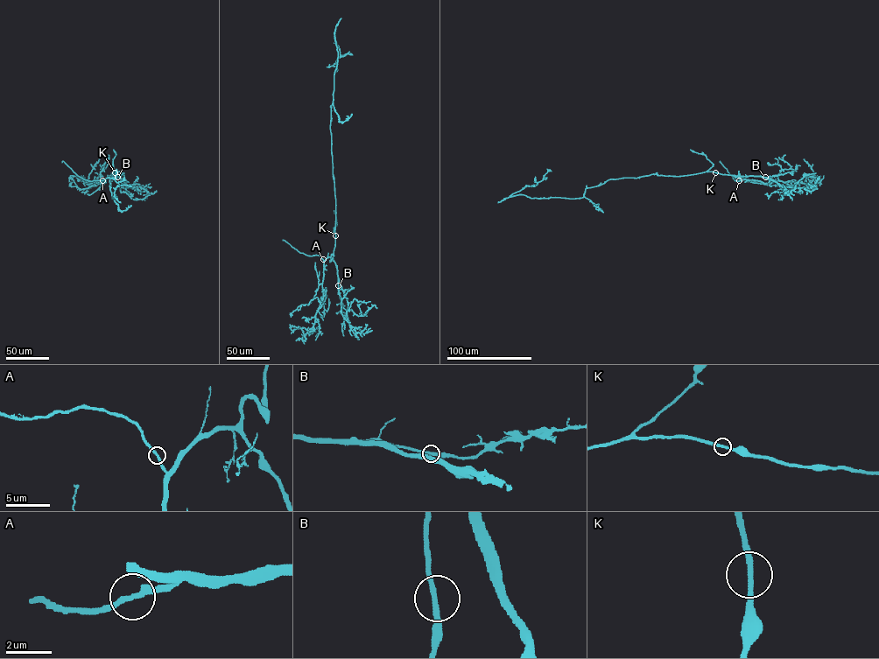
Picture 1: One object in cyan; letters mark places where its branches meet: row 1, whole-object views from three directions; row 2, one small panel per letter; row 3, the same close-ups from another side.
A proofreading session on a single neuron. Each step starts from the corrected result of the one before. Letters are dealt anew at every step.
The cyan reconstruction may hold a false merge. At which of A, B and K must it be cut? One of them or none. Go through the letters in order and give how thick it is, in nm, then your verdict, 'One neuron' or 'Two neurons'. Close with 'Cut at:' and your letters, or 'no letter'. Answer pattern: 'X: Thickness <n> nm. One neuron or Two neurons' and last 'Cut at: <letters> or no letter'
A: Thickness 200 nm. One neuron
B: Thickness 240 nm. One neuron
K: Thickness 240 nm. One neuron
Cut at: no letter

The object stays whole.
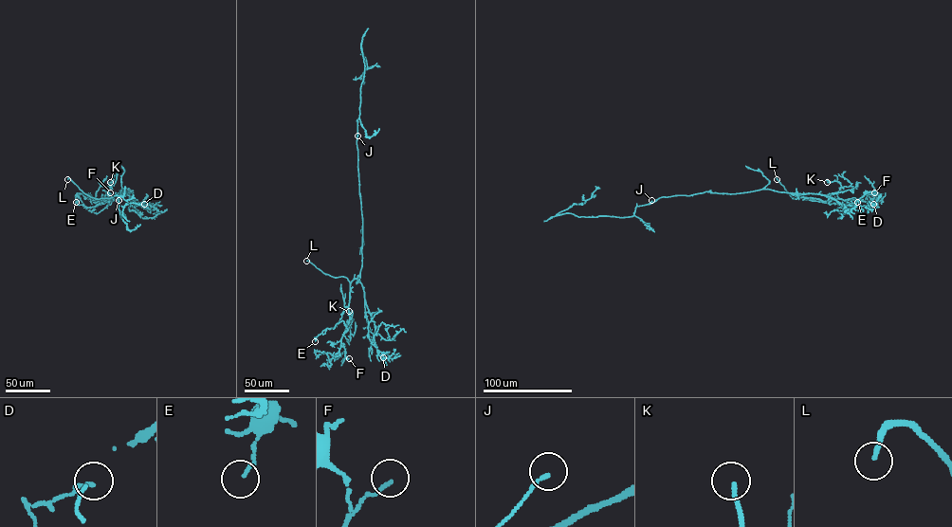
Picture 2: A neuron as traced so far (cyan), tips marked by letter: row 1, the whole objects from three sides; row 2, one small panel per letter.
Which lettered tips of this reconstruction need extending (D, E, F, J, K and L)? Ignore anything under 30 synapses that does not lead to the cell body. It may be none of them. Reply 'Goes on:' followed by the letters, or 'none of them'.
Goes on: K, L

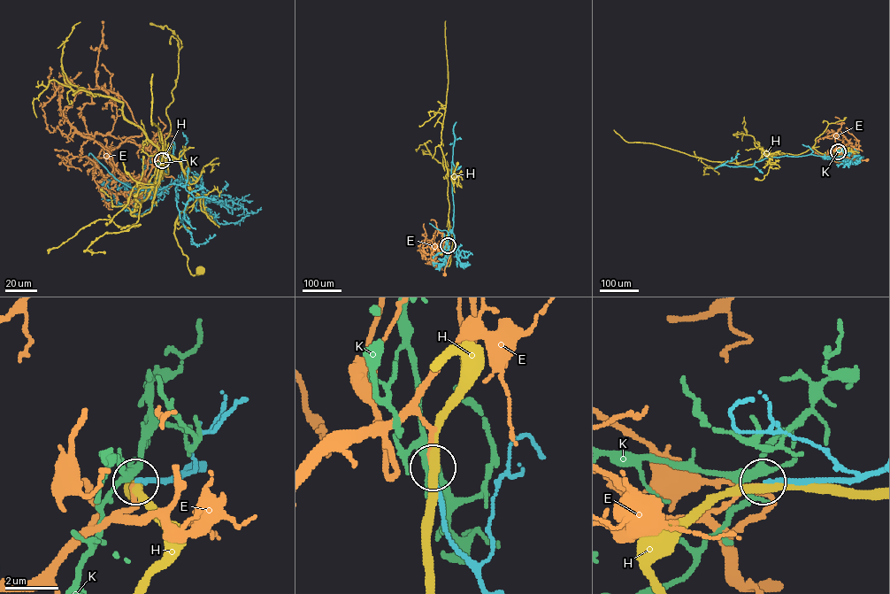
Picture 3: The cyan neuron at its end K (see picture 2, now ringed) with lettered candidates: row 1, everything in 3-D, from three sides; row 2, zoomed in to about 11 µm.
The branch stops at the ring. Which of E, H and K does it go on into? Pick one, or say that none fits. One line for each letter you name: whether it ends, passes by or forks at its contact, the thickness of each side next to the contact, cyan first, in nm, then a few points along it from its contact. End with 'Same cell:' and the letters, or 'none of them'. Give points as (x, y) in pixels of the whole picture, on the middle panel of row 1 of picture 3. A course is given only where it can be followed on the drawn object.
Same cell: none of them

